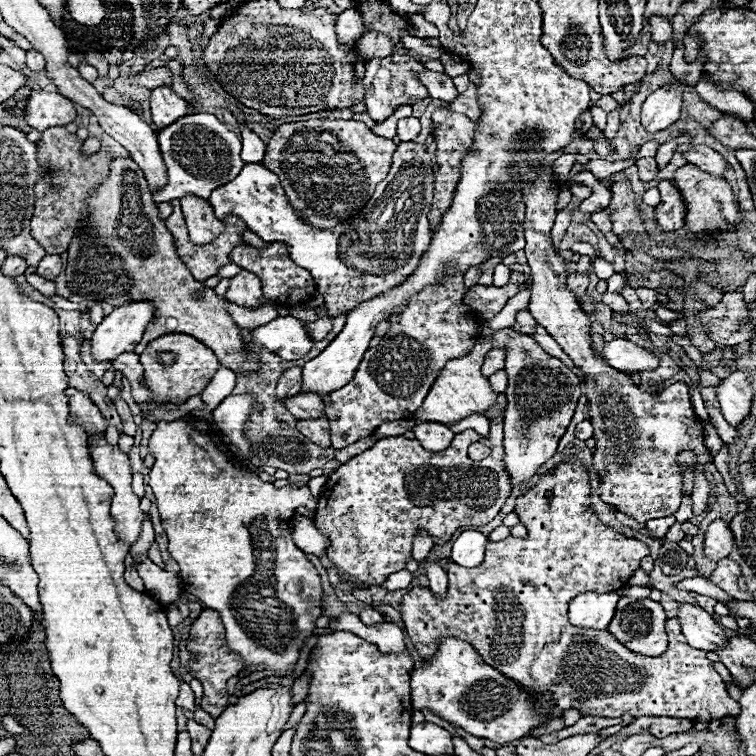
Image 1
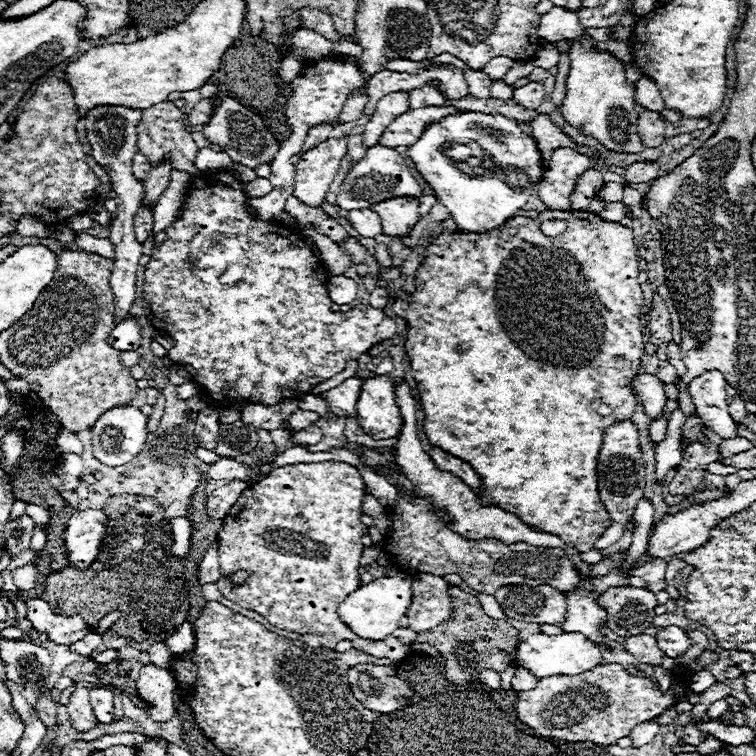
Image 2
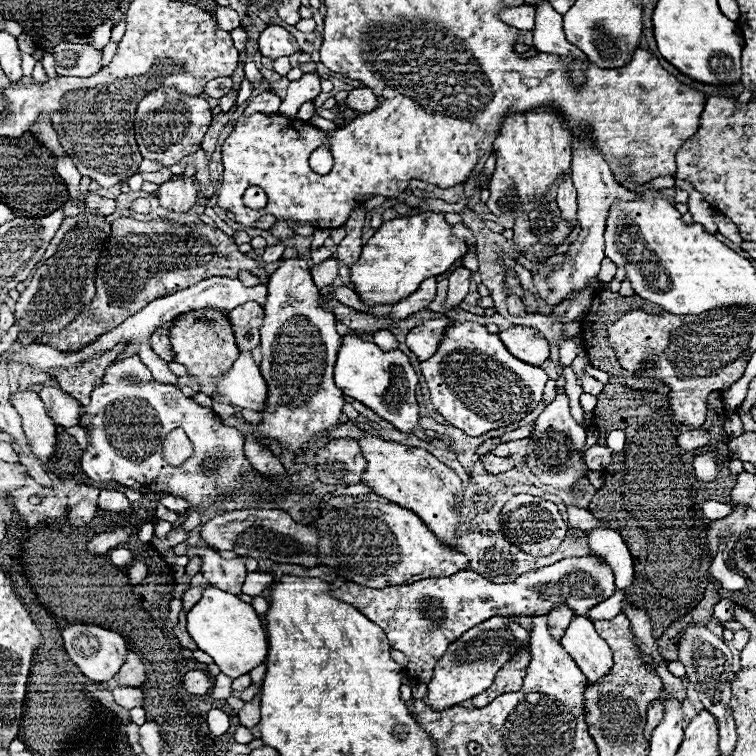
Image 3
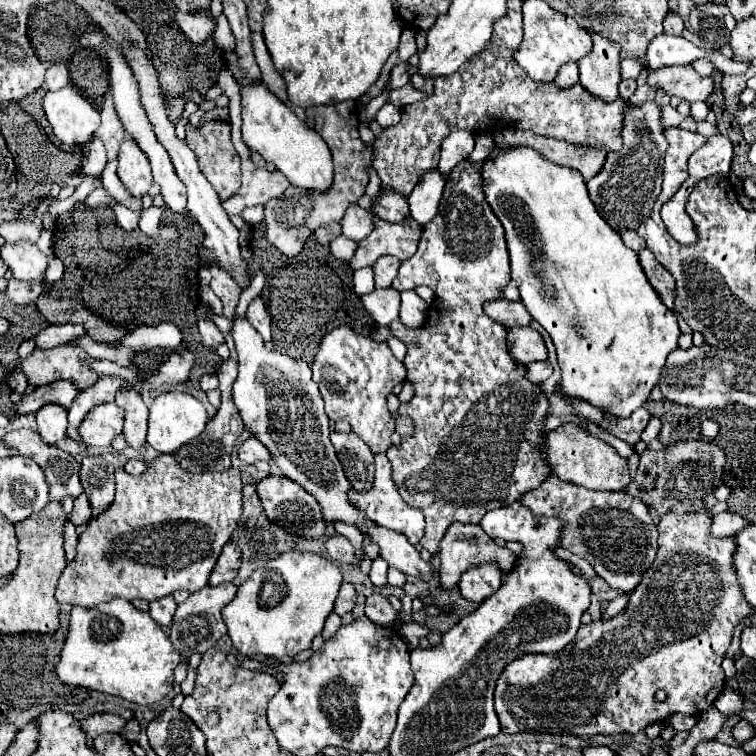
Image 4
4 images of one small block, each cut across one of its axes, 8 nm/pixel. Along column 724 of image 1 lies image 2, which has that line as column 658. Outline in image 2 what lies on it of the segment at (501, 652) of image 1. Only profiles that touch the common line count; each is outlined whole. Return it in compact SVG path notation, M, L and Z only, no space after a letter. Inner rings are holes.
M600 664L586 674L544 678L536 688L518 692L516 714L521 722L544 738L566 742L590 740L608 746L630 736L630 730L636 724L658 718L666 708L674 706L674 702L676 700L670 692L662 694L658 684L648 678L630 676L620 664Z

